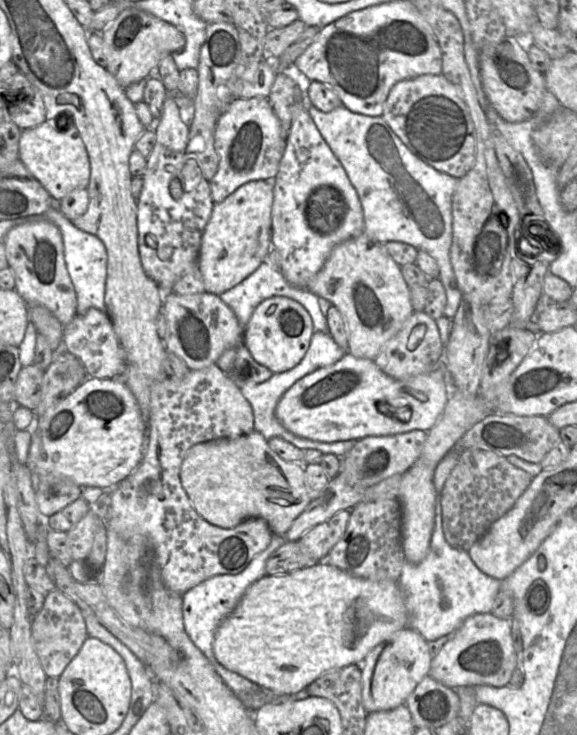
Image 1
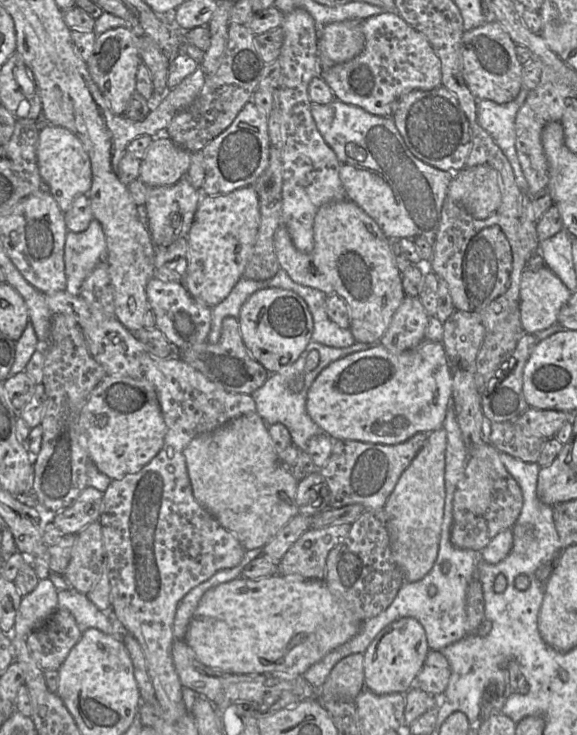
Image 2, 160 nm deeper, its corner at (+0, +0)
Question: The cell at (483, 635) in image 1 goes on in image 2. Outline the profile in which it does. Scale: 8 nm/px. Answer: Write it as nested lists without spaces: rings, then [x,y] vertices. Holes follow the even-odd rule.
[[[429,650],[413,687],[435,697],[444,693],[449,678],[450,668],[447,659],[439,651]]]

